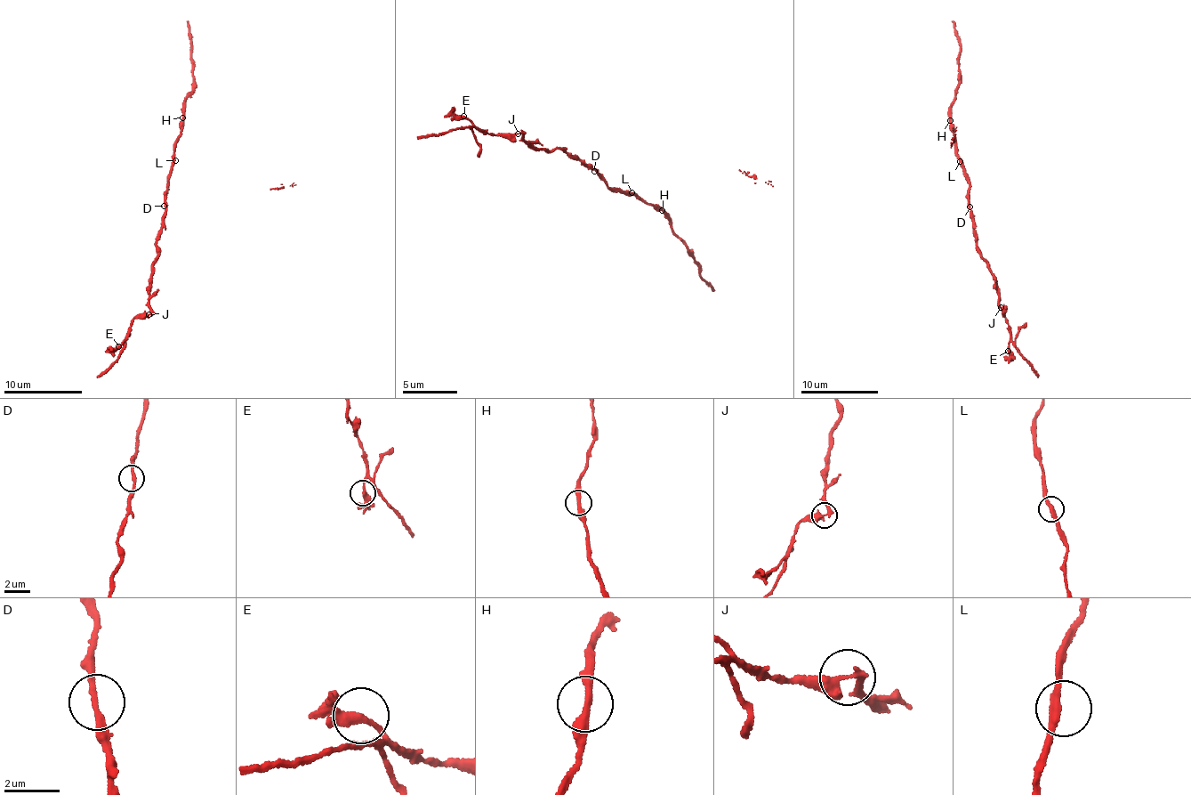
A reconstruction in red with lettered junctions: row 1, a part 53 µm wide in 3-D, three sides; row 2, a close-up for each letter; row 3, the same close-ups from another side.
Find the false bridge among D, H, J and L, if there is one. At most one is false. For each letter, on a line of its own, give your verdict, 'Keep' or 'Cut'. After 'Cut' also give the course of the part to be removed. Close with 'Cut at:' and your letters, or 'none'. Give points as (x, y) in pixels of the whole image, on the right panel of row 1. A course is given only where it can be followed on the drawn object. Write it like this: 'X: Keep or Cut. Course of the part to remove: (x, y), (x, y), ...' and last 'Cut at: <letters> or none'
D: Keep
H: Keep
J: Cut. Course of the part to remove: (1001, 306), (1009, 340), (1039, 377)
L: Keep
Cut at: J

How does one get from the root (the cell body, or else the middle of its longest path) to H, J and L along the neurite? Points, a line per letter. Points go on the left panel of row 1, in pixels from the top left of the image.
H: (166, 203), (166, 183), (182, 117)
J: (166, 203), (166, 215), (156, 242), (157, 256), (149, 284), (149, 314)
L: (166, 203), (166, 183), (175, 160)

